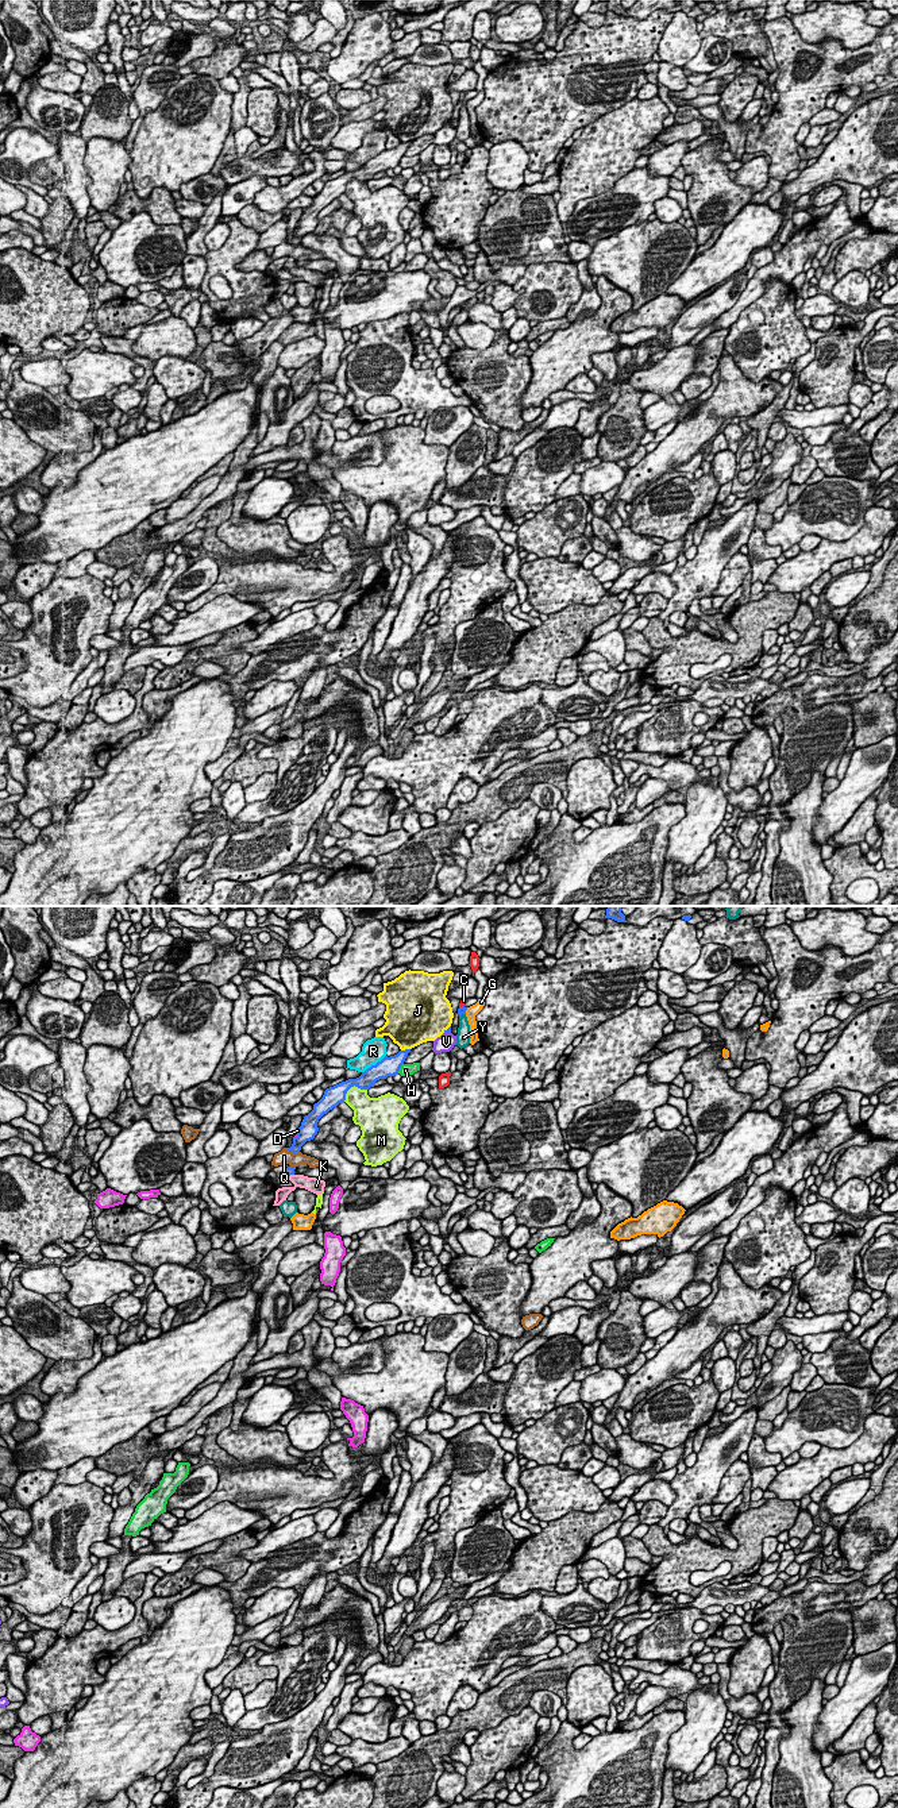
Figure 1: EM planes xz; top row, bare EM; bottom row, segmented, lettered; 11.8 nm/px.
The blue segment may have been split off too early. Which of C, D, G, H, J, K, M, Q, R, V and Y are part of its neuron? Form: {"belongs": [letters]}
{"belongs": ["K"]}

